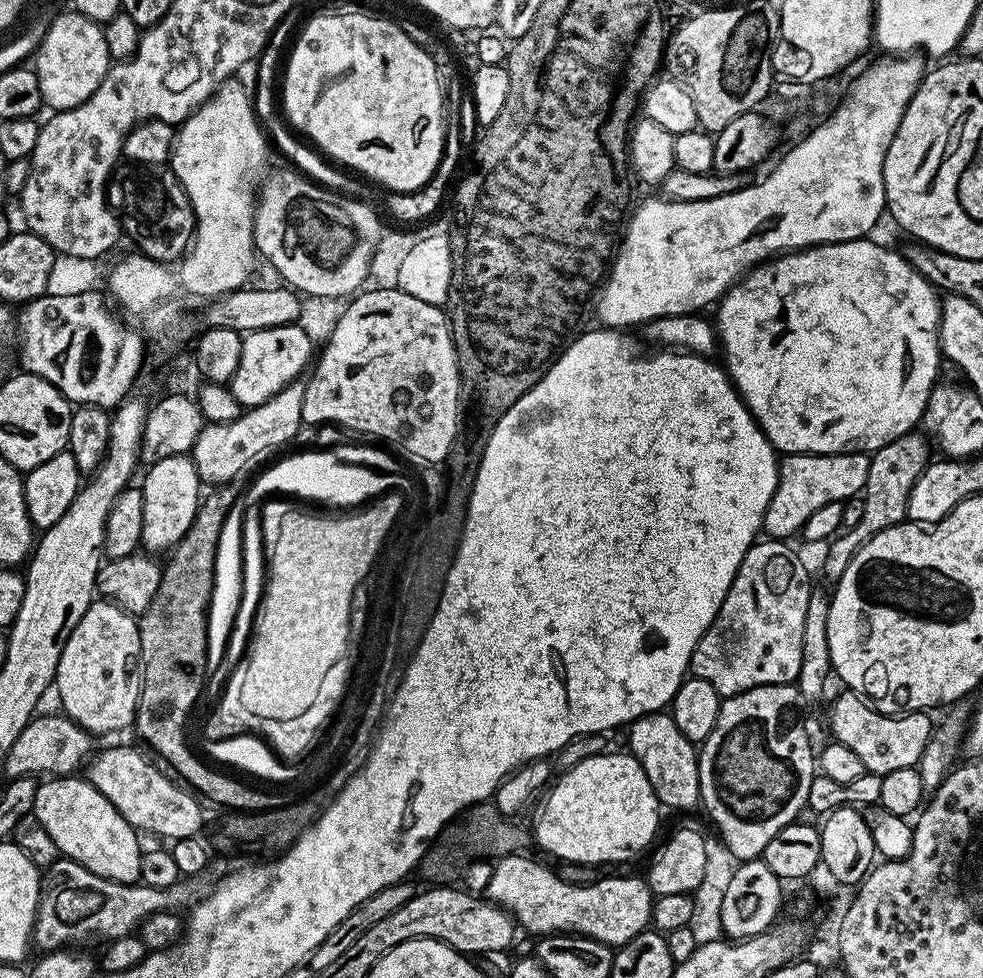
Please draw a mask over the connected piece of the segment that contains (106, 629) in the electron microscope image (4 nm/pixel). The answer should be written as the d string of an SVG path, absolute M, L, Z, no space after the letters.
M103 598L93 599L91 606L86 610L86 614L82 614L82 622L78 622L78 626L74 626L74 634L70 634L70 638L66 638L66 646L62 646L62 658L58 658L58 670L56 671L56 679L54 681L54 692L60 695L60 704L63 715L69 716L71 720L83 726L89 734L97 734L96 732L120 732L123 728L131 729L136 719L136 704L140 701L140 684L138 683L138 665L140 663L140 625L137 617L131 612L124 611L117 604L113 604L110 600Z

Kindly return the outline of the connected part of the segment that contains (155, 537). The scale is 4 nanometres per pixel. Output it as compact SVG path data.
M191 455L162 458L162 462L151 465L145 472L148 473L144 476L144 484L142 483L144 501L140 542L149 553L167 553L175 548L194 522L194 514L200 509L202 499L202 481Z

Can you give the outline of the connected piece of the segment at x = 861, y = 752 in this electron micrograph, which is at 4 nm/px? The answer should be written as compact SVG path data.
M851 690L841 691L841 696L832 704L832 732L835 743L847 746L858 754L866 772L882 777L894 770L915 768L932 738L934 723L927 711L905 712L885 716L876 711L860 693Z

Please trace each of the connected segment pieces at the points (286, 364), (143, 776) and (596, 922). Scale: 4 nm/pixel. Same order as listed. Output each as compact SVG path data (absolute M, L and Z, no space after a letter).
M297 323L247 333L242 342L242 358L238 361L238 370L234 370L230 385L234 398L245 409L257 408L259 404L274 398L274 394L278 394L299 377L296 375L304 367L309 367L313 359L312 349L313 340L303 333Z
M108 748L99 752L91 757L87 765L86 779L116 807L118 814L122 814L132 828L141 833L153 832L156 836L165 836L168 842L194 836L201 831L201 801L167 771L159 772L142 753L132 748Z
M513 854L495 861L486 889L487 899L509 912L521 929L543 938L553 934L589 936L609 946L630 942L652 922L652 890L647 879L608 876L597 884L567 884L544 864Z

